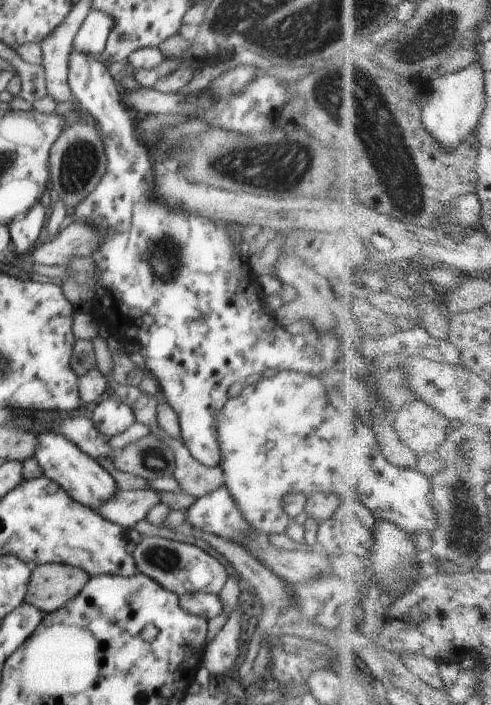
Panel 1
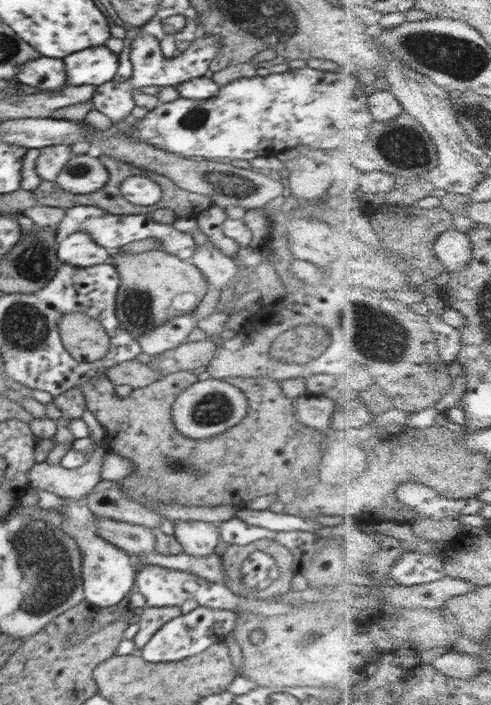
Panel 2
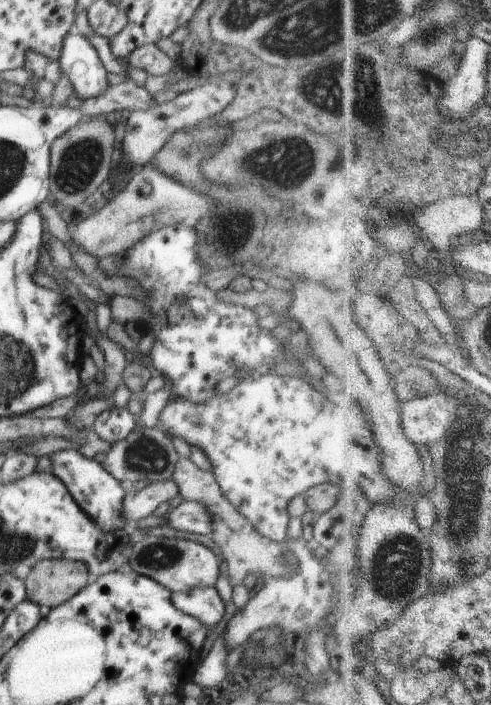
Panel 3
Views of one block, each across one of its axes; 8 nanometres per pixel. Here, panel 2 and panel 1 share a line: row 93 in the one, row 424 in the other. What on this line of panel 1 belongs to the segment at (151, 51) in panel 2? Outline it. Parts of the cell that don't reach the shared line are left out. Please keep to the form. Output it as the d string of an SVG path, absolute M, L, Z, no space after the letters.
M105 398L92 412L92 422L100 434L112 437L125 432L136 422L130 407L114 398Z

